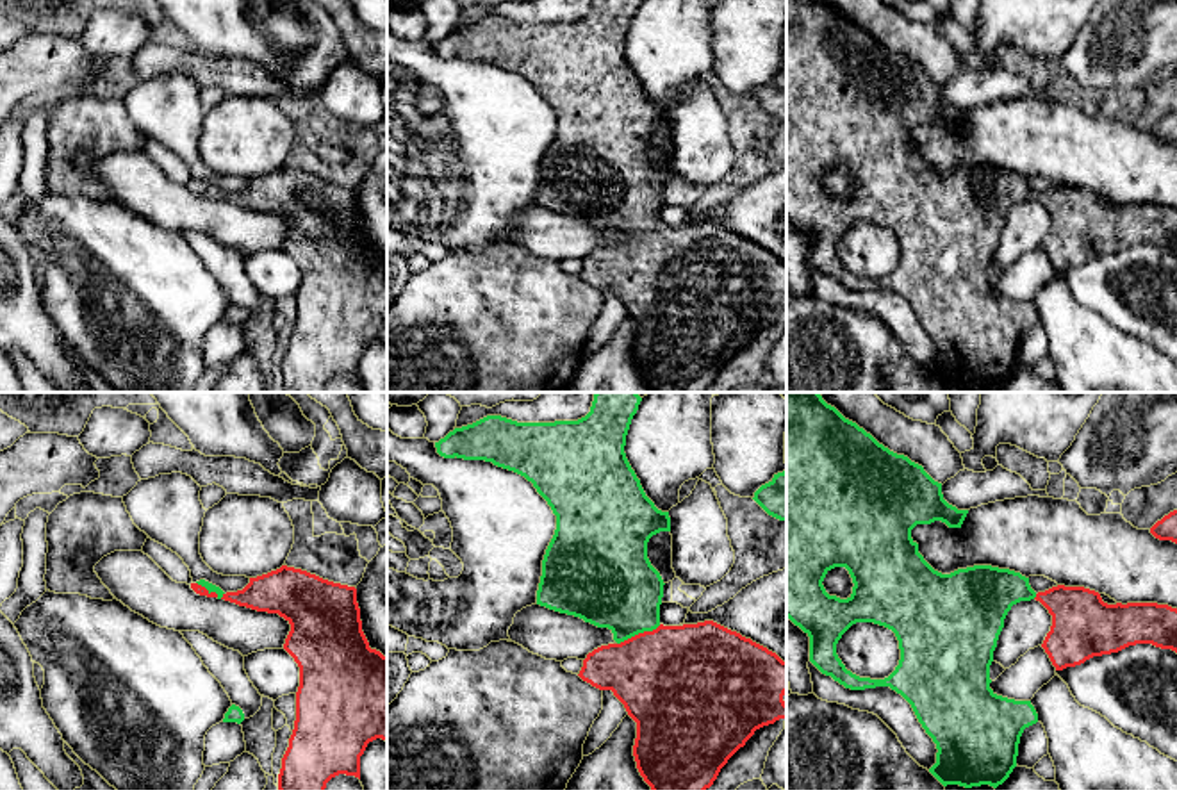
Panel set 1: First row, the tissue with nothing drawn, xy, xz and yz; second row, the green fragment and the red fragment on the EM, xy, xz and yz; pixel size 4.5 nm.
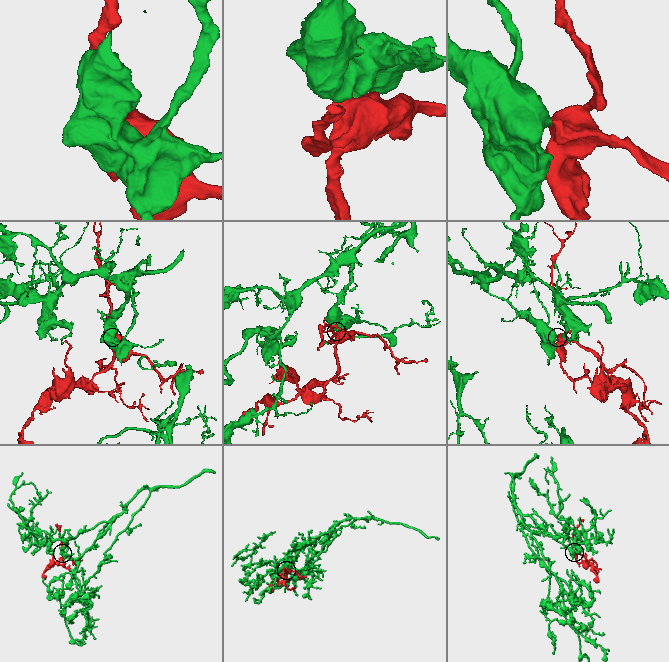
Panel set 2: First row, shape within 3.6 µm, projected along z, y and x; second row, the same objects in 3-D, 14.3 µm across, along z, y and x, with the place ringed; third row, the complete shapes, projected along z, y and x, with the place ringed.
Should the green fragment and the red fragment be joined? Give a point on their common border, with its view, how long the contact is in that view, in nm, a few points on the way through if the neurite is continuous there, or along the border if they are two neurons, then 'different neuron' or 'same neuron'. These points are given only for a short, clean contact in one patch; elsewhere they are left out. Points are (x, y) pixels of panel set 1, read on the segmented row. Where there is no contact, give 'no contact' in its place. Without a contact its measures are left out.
meets green in xz at (639, 632); contact 220 nm long; runs through xz (612, 584), (625, 596), (639, 632), (648, 657), (669, 678); same neuron

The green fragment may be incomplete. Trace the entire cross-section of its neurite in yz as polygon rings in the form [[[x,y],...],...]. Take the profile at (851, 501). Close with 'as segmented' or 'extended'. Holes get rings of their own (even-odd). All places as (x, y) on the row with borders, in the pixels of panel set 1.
[[[786,392],[786,617],[810,637],[810,662],[845,688],[890,687],[901,694],[936,744],[936,763],[929,772],[943,786],[990,785],[997,788],[1016,767],[1024,729],[1038,722],[1031,701],[1008,699],[990,688],[993,651],[1011,606],[1036,599],[1049,610],[1052,626],[1041,647],[1056,671],[1136,644],[1152,644],[1177,653],[1177,608],[1157,603],[1107,605],[1099,592],[1084,587],[1058,585],[1036,594],[1029,578],[992,565],[974,565],[942,574],[918,553],[911,530],[934,521],[942,521],[949,528],[961,528],[967,514],[968,510],[958,510],[943,499],[942,483],[934,481],[922,465],[879,444],[870,433],[827,405],[819,392]],[[835,567],[845,567],[852,578],[854,587],[847,599],[829,596],[822,585],[826,574]],[[856,622],[874,622],[895,633],[901,660],[888,678],[860,678],[847,671],[838,658],[836,644]]]; extended

